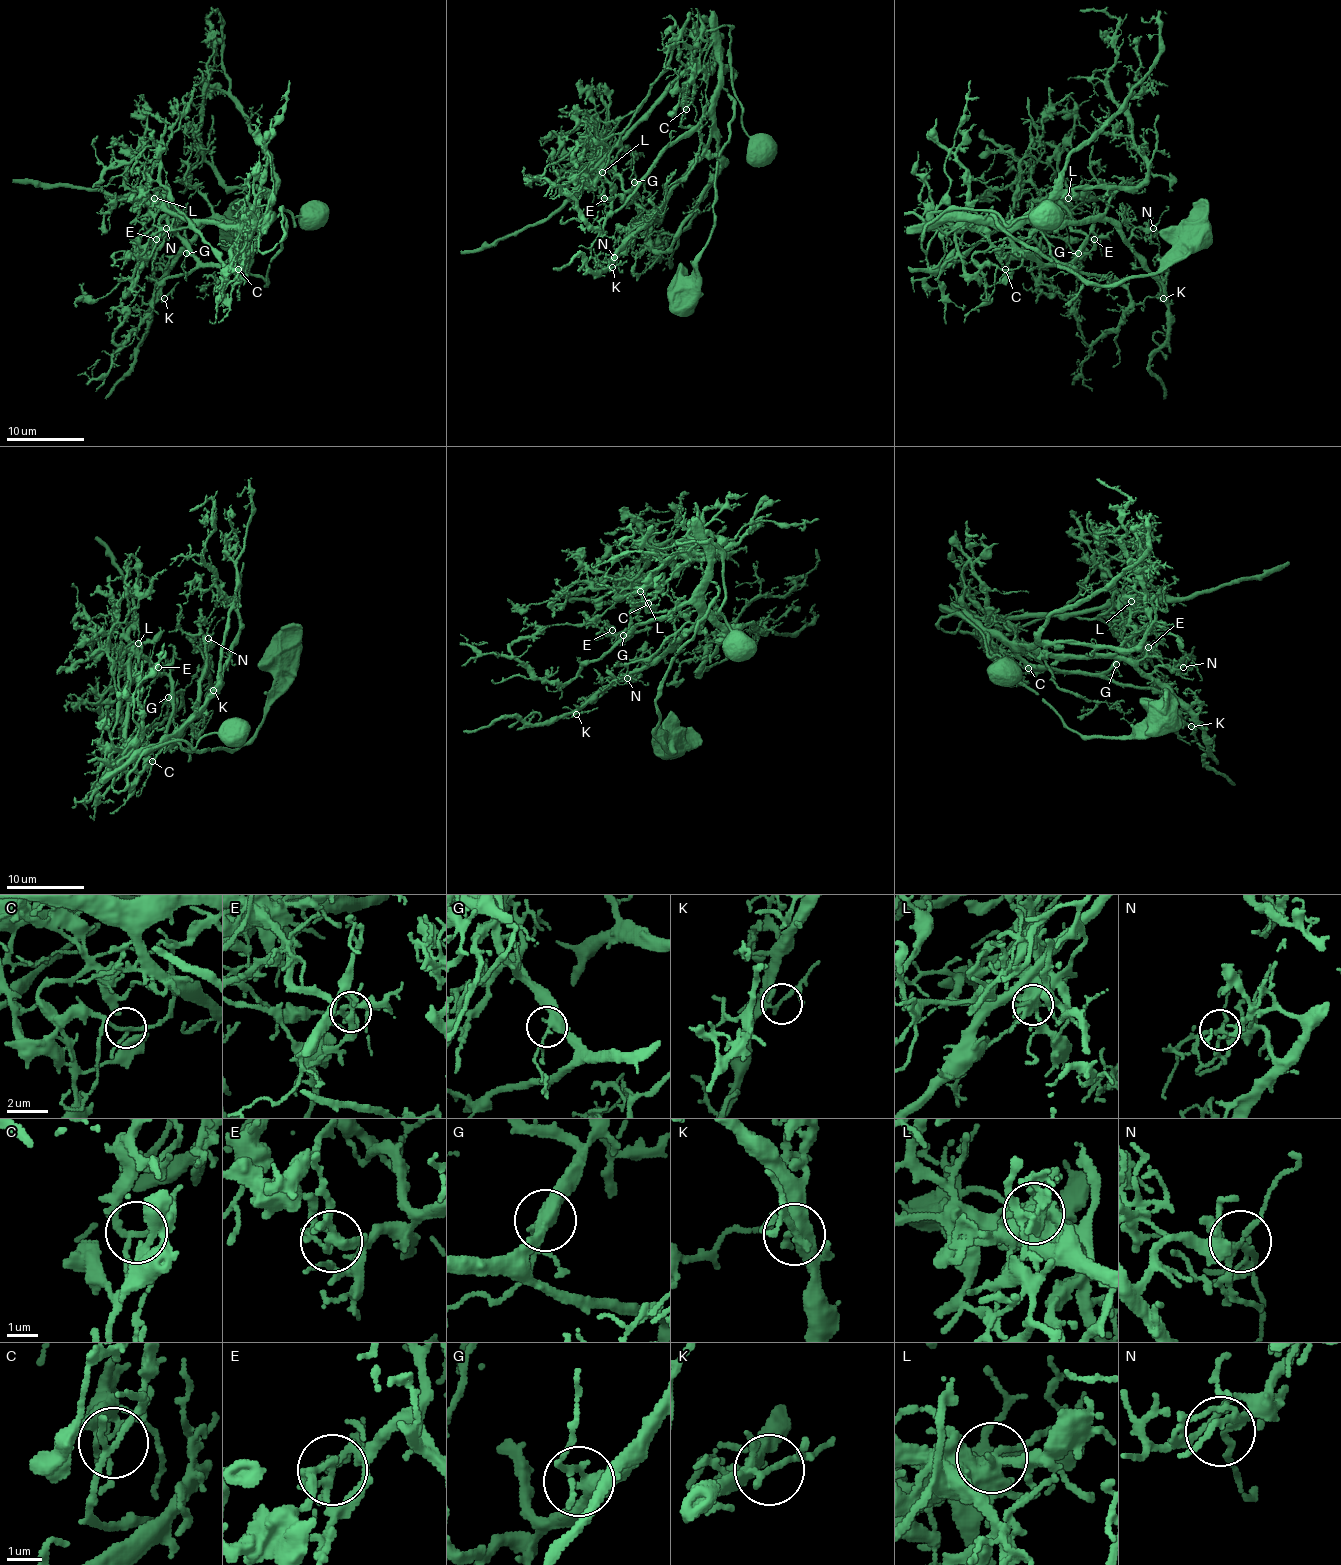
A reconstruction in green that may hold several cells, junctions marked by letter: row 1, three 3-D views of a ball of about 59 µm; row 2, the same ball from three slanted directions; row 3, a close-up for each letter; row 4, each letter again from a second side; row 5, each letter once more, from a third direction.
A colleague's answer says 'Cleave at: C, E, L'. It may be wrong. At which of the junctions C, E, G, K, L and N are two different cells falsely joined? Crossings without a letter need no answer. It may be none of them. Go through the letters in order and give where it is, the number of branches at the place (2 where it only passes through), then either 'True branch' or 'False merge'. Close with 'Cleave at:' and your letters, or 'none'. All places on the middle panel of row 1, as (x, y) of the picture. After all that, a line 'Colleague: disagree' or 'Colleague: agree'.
C: Place: (686, 109). Branches: 3. False merge
E: Place: (604, 198). Branches: 2. False merge
G: Place: (634, 182). Branches: 3. True branch
K: Place: (612, 267). Branches: 2. True branch
L: Place: (602, 172). Branches: 5. False merge
N: Place: (614, 257). Branches: 3. True branch
Cleave at: C, E, L
Colleague: agree

